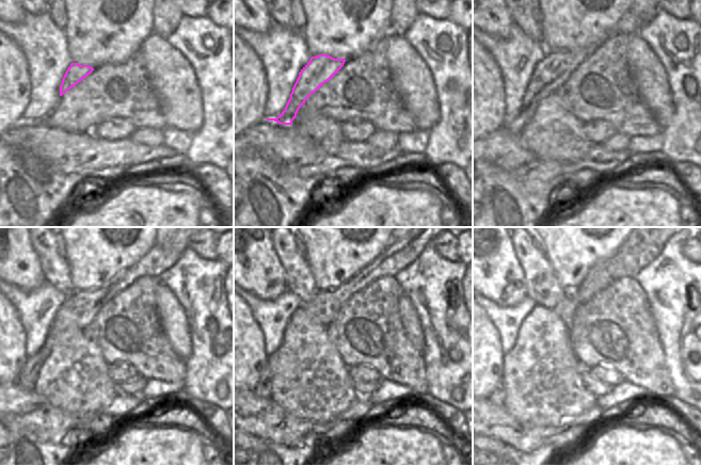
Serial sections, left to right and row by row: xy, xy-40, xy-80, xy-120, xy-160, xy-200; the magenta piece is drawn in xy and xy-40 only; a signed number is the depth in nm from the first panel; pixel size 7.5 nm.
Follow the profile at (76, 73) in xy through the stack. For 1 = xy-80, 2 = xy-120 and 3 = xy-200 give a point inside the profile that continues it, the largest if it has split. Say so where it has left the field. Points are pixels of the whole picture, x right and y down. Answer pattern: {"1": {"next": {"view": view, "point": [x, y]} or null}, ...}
{"1": {"next": {"view": "xy-80", "point": [551, 74]}}, "2": {"next": {"view": "xy-120", "point": [80, 308]}}, "3": {"next": {"view": "xy-200", "point": [648, 248]}}}

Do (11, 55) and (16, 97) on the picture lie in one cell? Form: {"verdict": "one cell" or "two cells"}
{"verdict": "one cell"}

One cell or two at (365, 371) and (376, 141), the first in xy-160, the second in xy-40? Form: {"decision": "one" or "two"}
{"decision": "two"}

